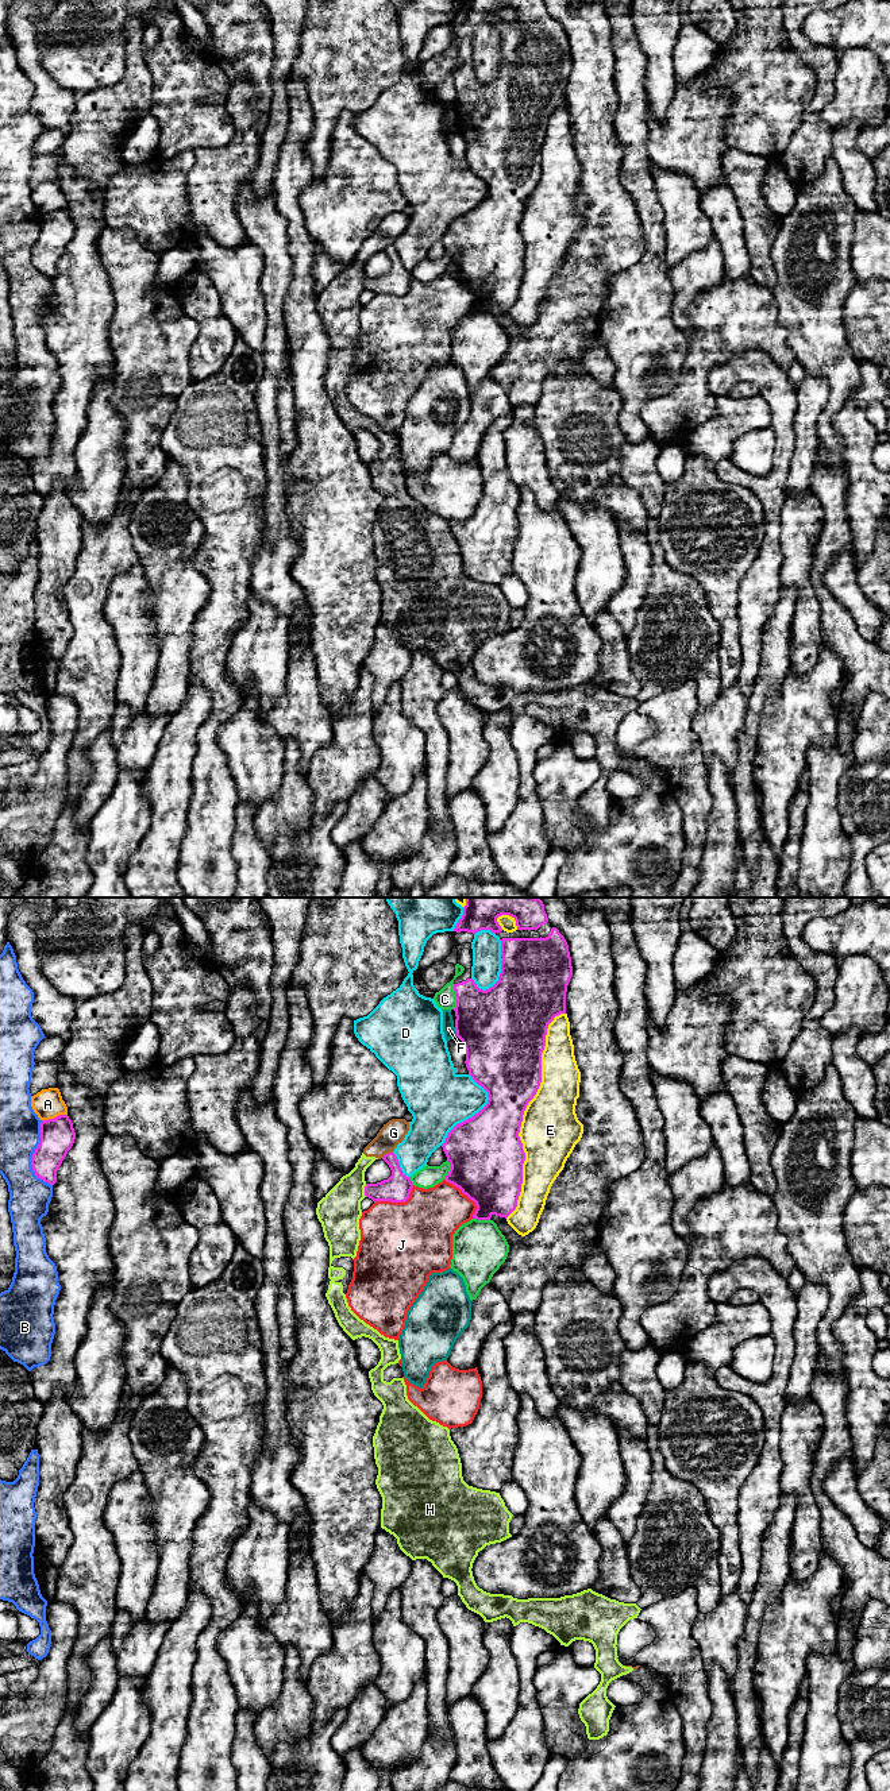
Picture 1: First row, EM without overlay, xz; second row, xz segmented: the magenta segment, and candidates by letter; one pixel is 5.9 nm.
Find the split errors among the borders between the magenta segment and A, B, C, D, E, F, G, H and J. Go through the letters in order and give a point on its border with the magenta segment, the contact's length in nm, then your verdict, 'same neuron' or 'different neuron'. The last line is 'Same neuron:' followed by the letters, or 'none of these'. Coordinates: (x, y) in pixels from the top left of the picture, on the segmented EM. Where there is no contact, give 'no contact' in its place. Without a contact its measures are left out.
A: meets magenta in xz at (54, 1118); contact 160 nm long; different neuron
B: meets magenta in xz at (33, 1155); contact 400 nm long; different neuron
C: meets magenta in xz at (455, 995); contact 150 nm long; different neuron
D: meets magenta in xz at (476, 1114); contact 460 nm long; different neuron
E: meets magenta in xz at (523, 1112); contact 1250 nm long; different neuron
F: meets magenta in xz at (455, 1030); contact 60 nm long; different neuron
G: meets magenta in xz at (388, 1153); contact 80 nm long; different neuron
H: meets magenta in xz at (365, 1191); contact 80 nm long; different neuron
J: meets magenta in xz at (397, 1201); contact 260 nm long; different neuron
Same neuron: none of these

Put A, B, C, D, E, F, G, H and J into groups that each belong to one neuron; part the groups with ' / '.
A D / B / C / E / F / G H / J

